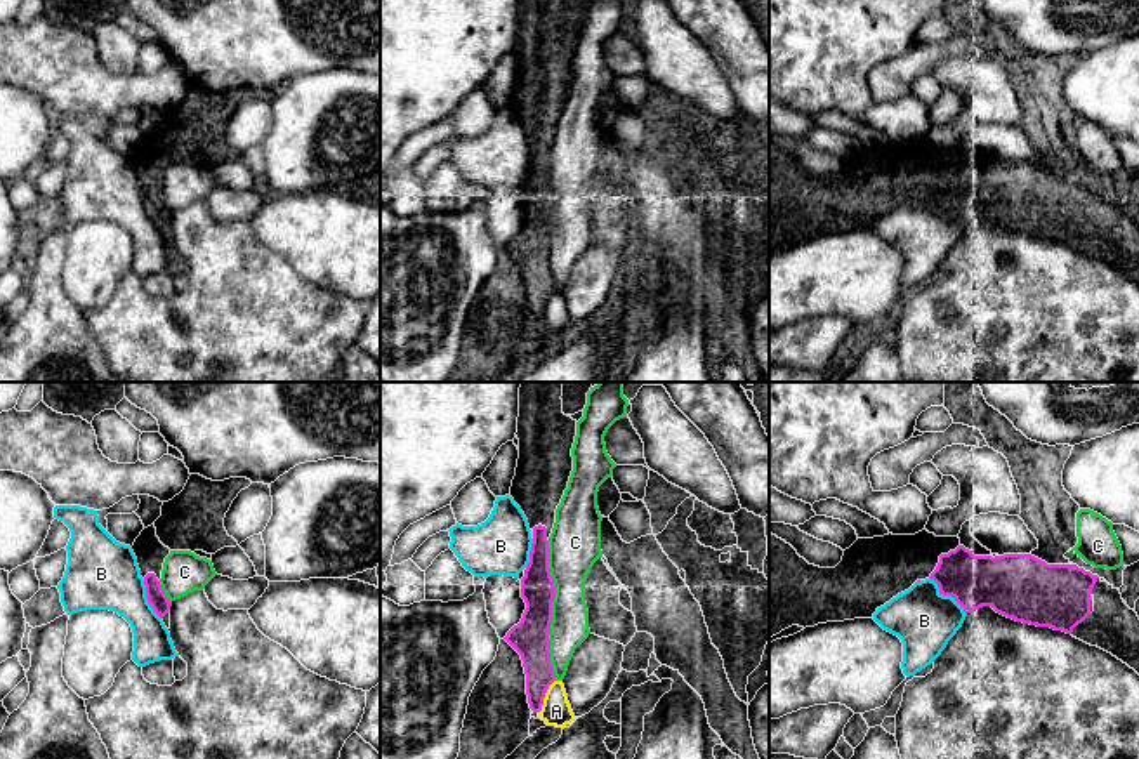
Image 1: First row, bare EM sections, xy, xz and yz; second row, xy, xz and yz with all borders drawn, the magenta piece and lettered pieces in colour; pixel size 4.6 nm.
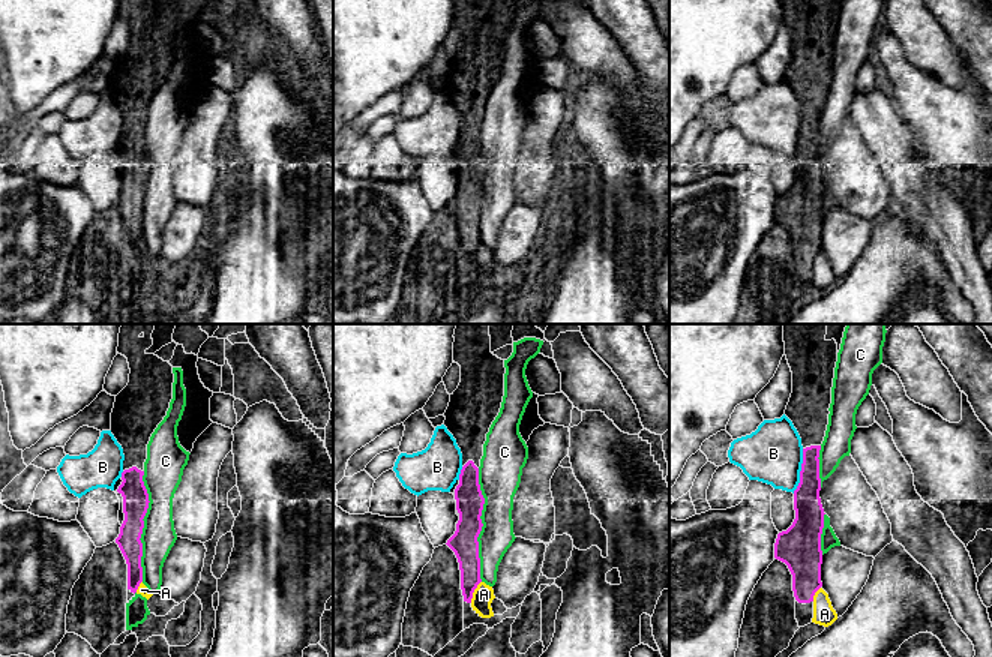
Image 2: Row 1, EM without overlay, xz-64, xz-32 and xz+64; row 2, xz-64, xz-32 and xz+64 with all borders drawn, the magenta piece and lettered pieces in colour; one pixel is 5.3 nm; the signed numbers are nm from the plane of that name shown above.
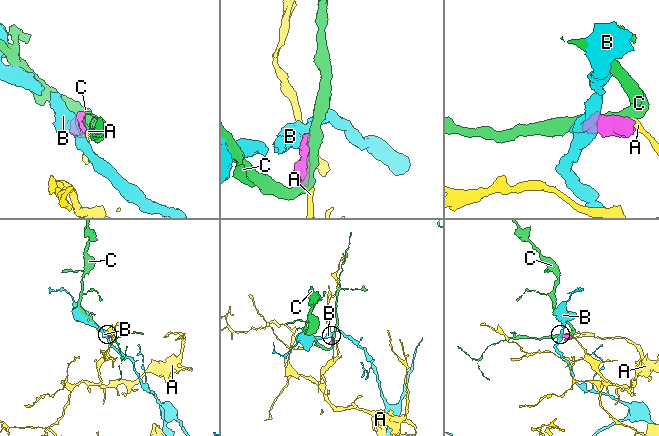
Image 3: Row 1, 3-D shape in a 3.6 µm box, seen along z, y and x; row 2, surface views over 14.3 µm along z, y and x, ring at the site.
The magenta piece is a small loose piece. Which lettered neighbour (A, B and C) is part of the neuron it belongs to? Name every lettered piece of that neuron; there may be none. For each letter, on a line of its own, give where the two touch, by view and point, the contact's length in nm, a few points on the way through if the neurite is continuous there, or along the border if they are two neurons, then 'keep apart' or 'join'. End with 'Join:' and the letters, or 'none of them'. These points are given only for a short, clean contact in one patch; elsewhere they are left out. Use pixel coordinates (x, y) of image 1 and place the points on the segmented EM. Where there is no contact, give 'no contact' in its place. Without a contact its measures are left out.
A: xz (544, 695) | 170 nm | along xz (554, 679), (539, 711) | keep apart
B: yz (947, 594) | 240 nm | along yz (929, 577), (966, 613) | keep apart
C: xz (551, 610) | 650 nm | keep apart
Join: none of them

